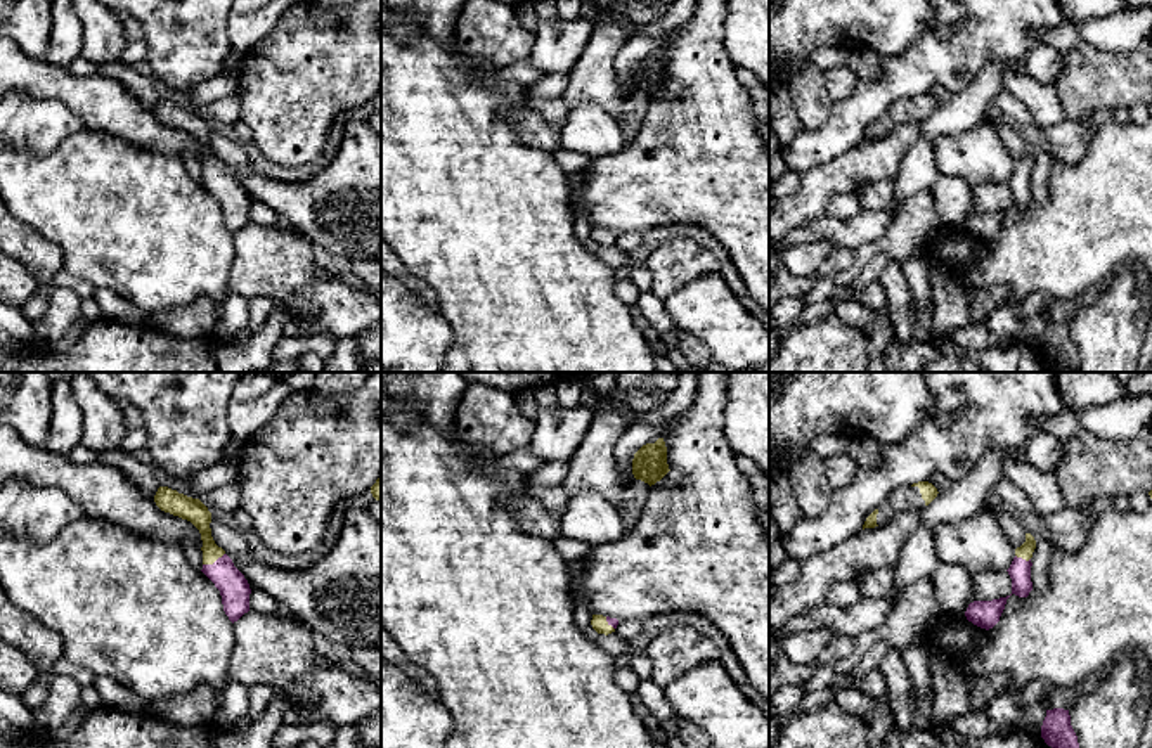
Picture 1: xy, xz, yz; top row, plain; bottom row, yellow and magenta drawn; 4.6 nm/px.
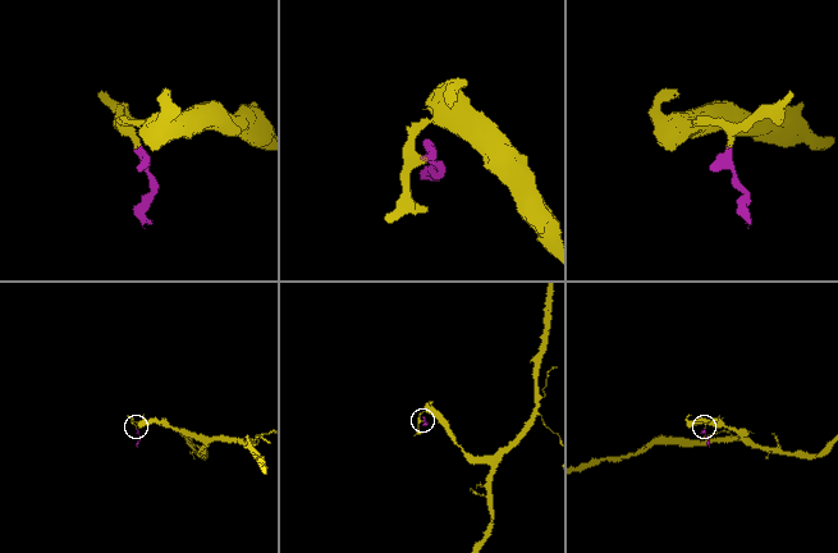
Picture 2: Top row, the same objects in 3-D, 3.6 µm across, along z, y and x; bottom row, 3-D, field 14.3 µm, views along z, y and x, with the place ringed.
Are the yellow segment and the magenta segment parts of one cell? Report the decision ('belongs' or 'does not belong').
belongs

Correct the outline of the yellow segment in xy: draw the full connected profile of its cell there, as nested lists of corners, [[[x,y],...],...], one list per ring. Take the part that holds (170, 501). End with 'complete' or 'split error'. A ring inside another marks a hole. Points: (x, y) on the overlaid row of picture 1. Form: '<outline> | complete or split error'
[[[168,487],[158,488],[154,502],[161,511],[187,519],[199,530],[203,540],[201,571],[220,590],[223,611],[229,620],[232,623],[237,622],[249,611],[251,589],[225,551],[215,544],[210,528],[211,513],[208,507],[199,499],[187,497]]] | split error

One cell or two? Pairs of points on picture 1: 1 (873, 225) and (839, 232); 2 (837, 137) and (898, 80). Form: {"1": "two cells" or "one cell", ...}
{"1": "one cell", "2": "one cell"}

